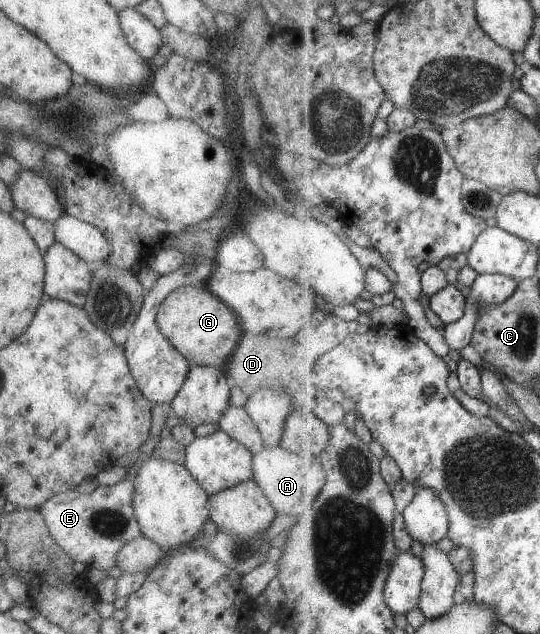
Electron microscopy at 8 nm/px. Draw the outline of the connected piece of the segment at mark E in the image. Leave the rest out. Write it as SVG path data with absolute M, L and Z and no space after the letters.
M123 478L111 486L98 484L94 491L79 494L75 489L49 497L38 507L47 530L57 546L73 561L82 562L86 567L97 570L108 570L115 565L115 555L130 540L141 535L138 522L133 514L131 499L134 493L134 478Z

